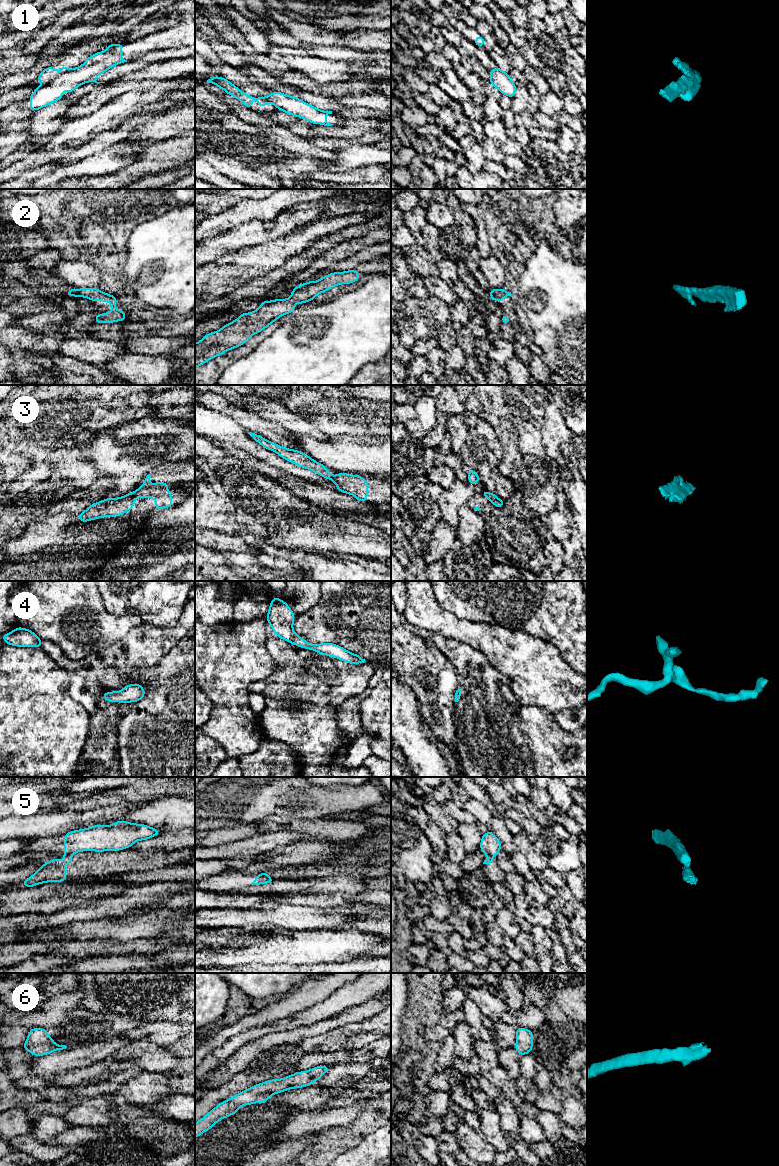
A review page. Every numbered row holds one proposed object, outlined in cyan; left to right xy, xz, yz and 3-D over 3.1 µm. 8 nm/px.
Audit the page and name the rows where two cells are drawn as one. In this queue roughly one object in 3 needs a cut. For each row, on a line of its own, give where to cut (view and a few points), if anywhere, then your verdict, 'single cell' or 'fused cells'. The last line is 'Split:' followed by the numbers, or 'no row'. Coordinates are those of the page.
1: cut xy (75, 68), (61, 72), (44, 83); fused cells
2: cut none; single cell
3: cut none; single cell
4: cut none; single cell
5: cut xy (71, 854), (64, 855); fused cells
6: cut none; single cell
Split: 1, 5

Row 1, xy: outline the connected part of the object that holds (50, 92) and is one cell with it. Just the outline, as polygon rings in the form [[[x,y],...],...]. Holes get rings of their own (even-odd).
[[[112,43],[106,50],[90,56],[84,64],[61,73],[51,81],[37,87],[33,94],[29,95],[30,110],[36,111],[63,99],[63,89],[67,93],[71,93],[78,86],[87,82],[105,83],[97,82],[96,77],[117,64],[127,62],[121,57],[123,47],[124,44]]]

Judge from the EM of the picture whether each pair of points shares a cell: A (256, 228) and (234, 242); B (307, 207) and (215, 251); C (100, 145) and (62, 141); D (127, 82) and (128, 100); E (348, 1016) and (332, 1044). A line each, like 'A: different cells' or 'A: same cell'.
A: same cell
B: same cell
C: different cells
D: different cells
E: different cells

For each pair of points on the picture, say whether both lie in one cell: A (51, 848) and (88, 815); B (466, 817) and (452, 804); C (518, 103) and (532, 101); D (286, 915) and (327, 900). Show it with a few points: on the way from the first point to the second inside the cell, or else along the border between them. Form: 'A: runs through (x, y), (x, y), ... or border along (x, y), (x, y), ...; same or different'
A: border along (63, 834), (40, 838); different
B: runs through (463, 815), (455, 807); same
C: runs through (521, 101), (529, 101); same
D: border along (285, 904), (332, 907); different

